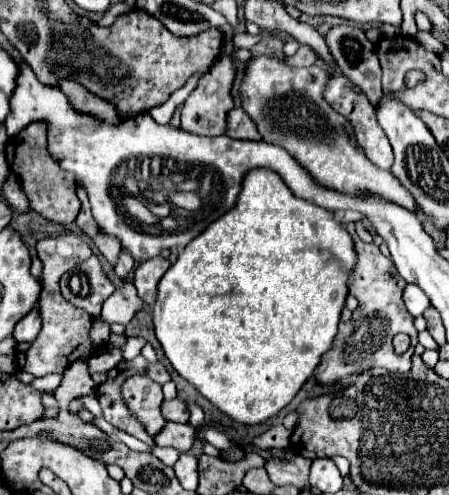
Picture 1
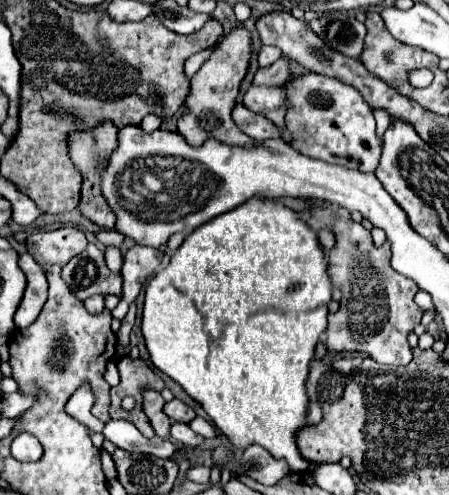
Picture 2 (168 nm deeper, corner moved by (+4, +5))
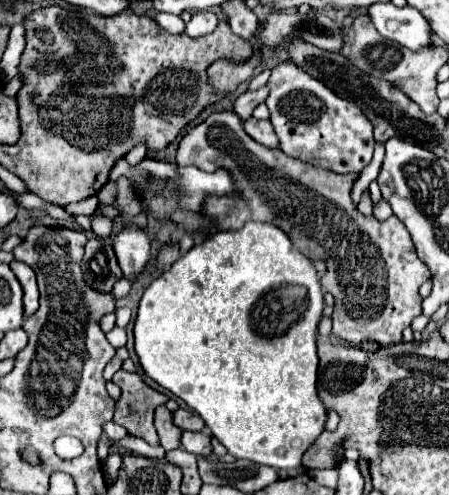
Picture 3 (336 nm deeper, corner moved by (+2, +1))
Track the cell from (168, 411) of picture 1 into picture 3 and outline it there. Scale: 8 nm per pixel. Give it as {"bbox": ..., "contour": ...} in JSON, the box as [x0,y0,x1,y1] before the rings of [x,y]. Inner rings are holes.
{"bbox":[173,408,205,430],"contour":[[[179,408],[179,410],[173,412],[173,422],[181,430],[203,430],[205,428],[205,422],[201,420],[201,416],[197,416],[195,412],[183,410],[183,408]],[[199,426],[203,426],[203,428],[199,428]]]}

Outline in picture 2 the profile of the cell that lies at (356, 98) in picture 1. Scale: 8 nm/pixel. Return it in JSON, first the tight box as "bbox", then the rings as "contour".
{"bbox":[285,72,383,172],"contour":[[[303,72],[289,76],[289,82],[285,84],[285,94],[285,128],[291,132],[291,146],[297,152],[351,170],[375,172],[383,144],[375,134],[373,110],[353,86],[321,74]]]}

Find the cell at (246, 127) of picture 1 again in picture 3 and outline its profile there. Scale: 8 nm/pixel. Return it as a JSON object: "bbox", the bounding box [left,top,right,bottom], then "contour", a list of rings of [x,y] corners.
{"bbox":[243,118,279,148],"contour":[[[249,118],[243,122],[245,126],[245,132],[259,144],[267,146],[267,148],[277,148],[279,146],[279,138],[271,126],[269,120],[257,120],[257,118]]]}

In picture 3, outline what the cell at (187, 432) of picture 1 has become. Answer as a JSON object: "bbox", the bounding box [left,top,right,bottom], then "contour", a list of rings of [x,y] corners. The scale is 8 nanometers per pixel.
{"bbox":[181,432,213,456],"contour":[[[183,432],[181,444],[187,452],[191,452],[195,456],[207,456],[213,450],[211,448],[211,438],[205,432]]]}

